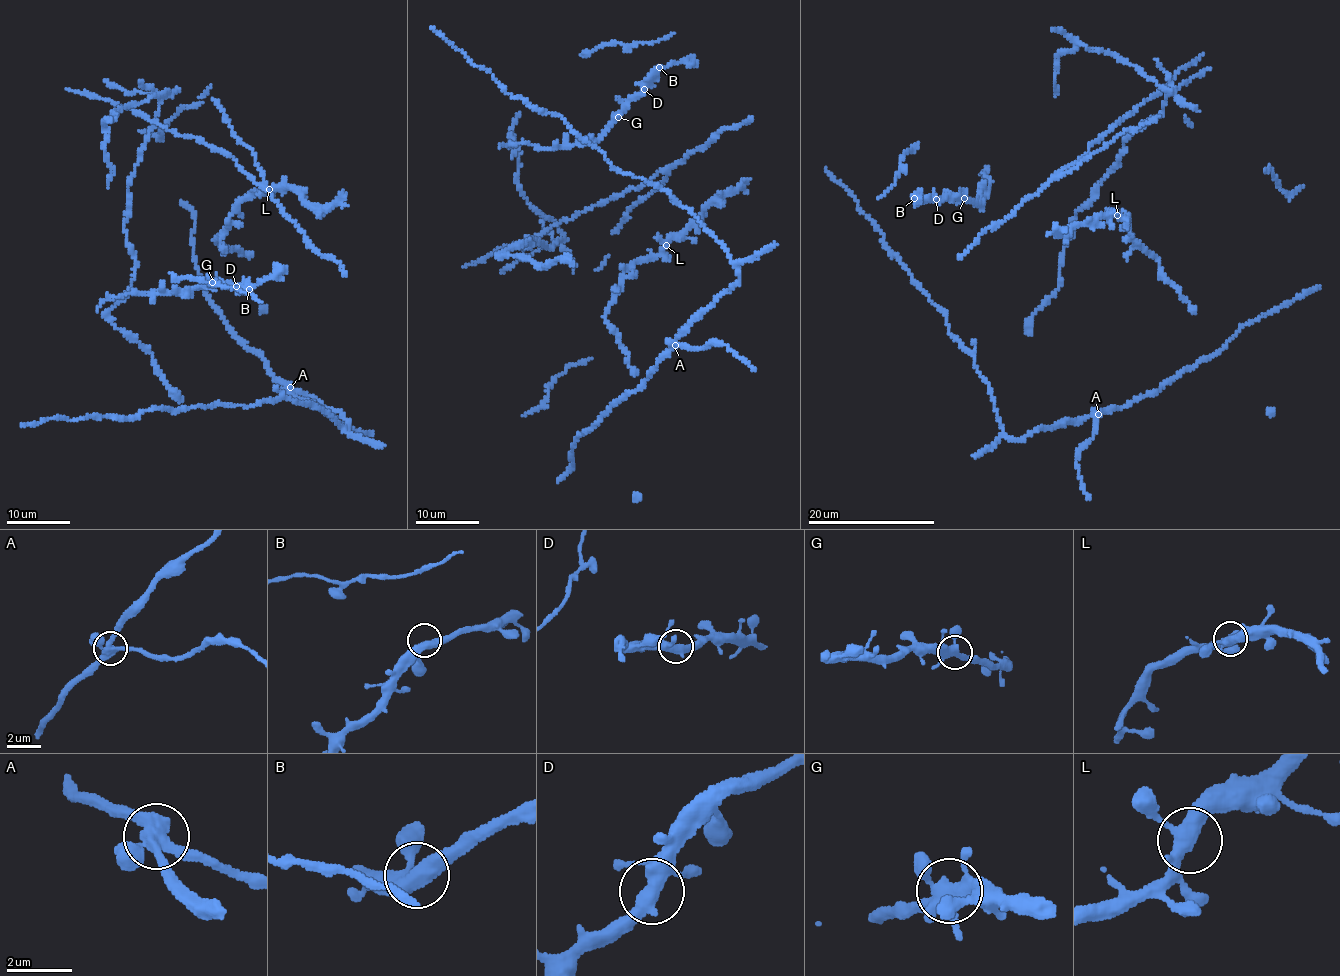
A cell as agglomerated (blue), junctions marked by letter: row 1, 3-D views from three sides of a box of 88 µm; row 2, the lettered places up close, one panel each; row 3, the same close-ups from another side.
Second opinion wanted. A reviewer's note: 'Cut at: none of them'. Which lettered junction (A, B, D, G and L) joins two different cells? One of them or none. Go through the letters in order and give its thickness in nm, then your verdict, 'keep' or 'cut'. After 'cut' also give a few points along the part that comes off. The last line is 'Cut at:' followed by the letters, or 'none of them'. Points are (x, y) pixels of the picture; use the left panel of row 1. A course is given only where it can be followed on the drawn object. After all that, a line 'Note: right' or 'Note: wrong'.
A: calibre 400 nm; cut
B: calibre 360 nm; keep
D: calibre 400 nm; keep
G: calibre 400 nm; keep
L: calibre 360 nm; keep
Cut at: A
Note: wrong

